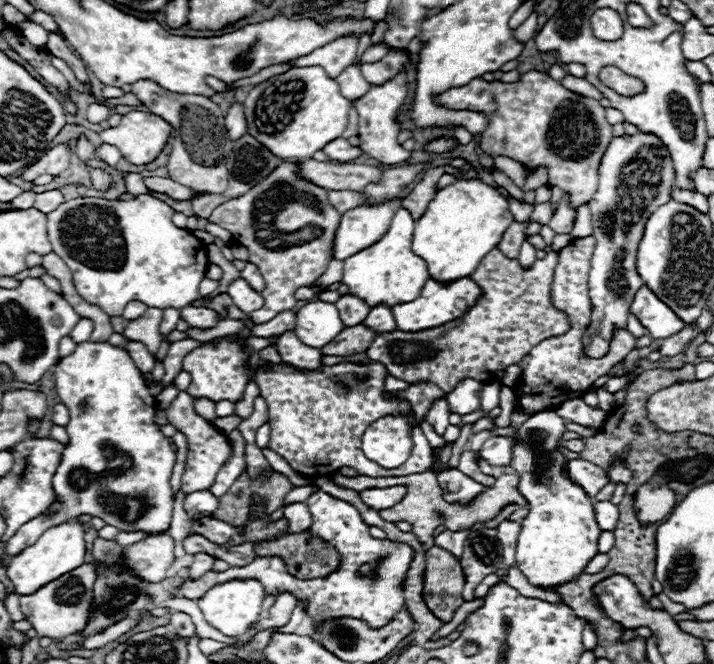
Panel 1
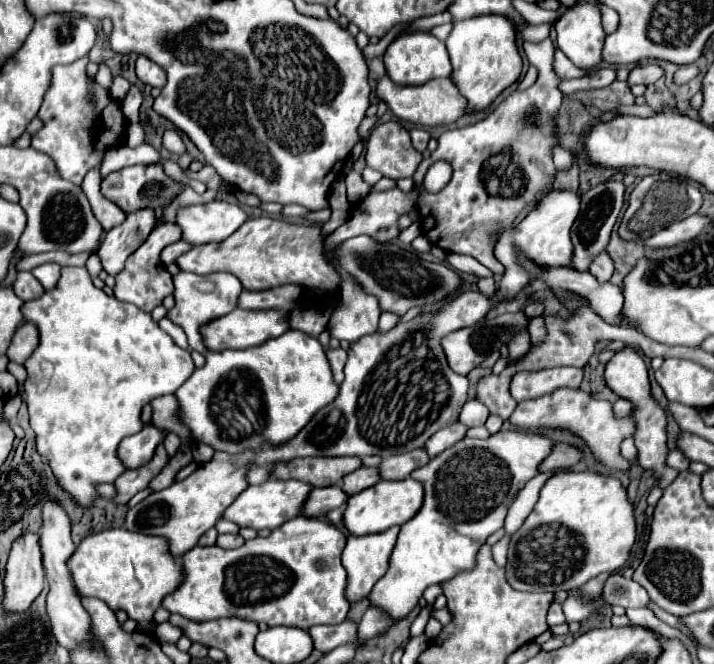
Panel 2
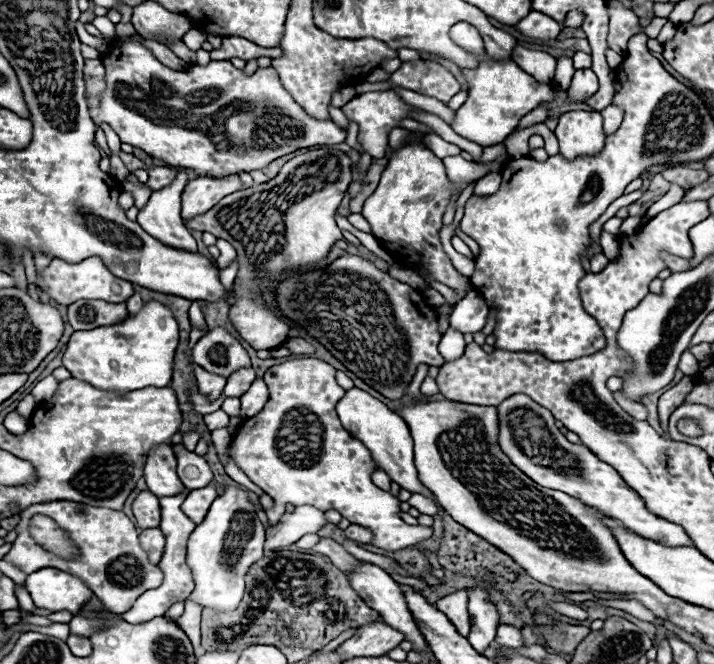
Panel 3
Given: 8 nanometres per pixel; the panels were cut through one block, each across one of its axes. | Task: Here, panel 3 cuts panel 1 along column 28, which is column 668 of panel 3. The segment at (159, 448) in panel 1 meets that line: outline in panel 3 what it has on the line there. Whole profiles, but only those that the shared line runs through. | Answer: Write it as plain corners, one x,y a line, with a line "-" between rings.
514,394
506,398
498,406
498,442
502,450
510,456
510,460
524,470
534,482
538,482
544,488
566,492
574,498
578,498
584,504
596,506
604,514
620,520
624,526
628,526
632,532
648,538
656,538
658,542
664,542
666,546
692,546
692,540
678,524
672,524
656,514
652,514
640,496
622,480
612,466
598,460
584,444
572,444
564,438
564,434
556,428
554,418
548,410
544,410
540,404
532,402
524,394

